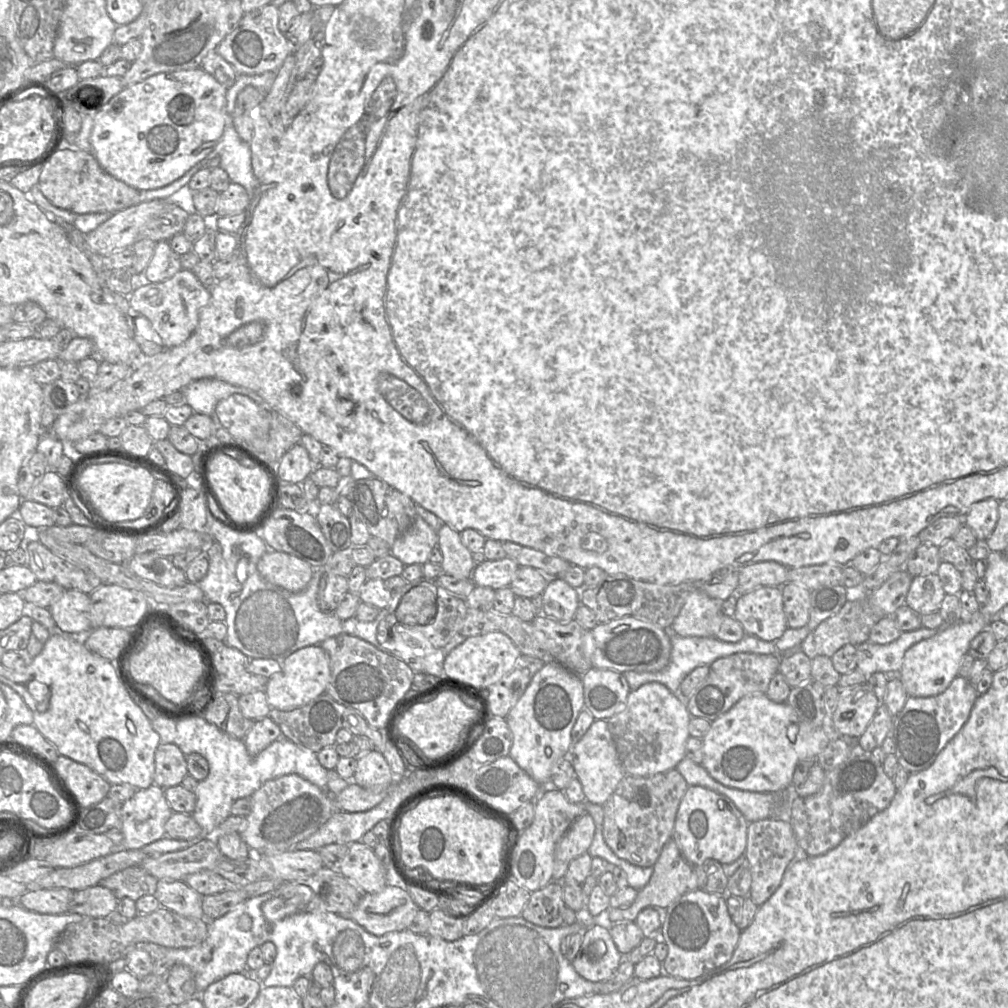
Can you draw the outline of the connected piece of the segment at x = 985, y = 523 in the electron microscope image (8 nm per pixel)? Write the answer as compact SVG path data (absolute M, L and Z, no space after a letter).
M986 499L975 503L963 519L963 524L975 533L978 543L984 543L993 533L999 518L999 501Z

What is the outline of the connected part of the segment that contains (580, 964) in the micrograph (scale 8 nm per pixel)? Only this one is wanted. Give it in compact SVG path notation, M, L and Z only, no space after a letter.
M605 915L602 917L602 919L590 919L590 921L591 925L587 927L583 932L582 945L577 953L577 956L572 961L572 965L577 971L577 973L584 979L591 982L603 982L609 979L615 973L624 956L617 949L610 933L610 928L612 924L615 923L608 923L605 920Z

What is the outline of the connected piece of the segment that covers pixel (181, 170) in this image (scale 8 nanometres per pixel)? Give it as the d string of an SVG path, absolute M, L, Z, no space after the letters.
M201 67L159 73L127 86L93 117L91 152L108 174L138 191L165 187L205 159L221 139L226 125L231 123L231 114L227 111L227 90Z

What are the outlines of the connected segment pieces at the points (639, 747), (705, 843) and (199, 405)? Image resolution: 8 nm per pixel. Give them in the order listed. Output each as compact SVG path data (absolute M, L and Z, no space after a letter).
M648 682L631 690L625 705L607 720L626 775L648 777L675 769L686 757L691 718L687 706L662 683Z
M688 786L676 815L672 839L683 857L694 866L710 859L722 865L730 864L746 851L748 824L734 802L725 795L702 786Z
M217 379L196 380L183 391L186 404L193 409L194 413L213 417L218 402L232 394L245 395L254 401L259 401L259 396L255 392Z

